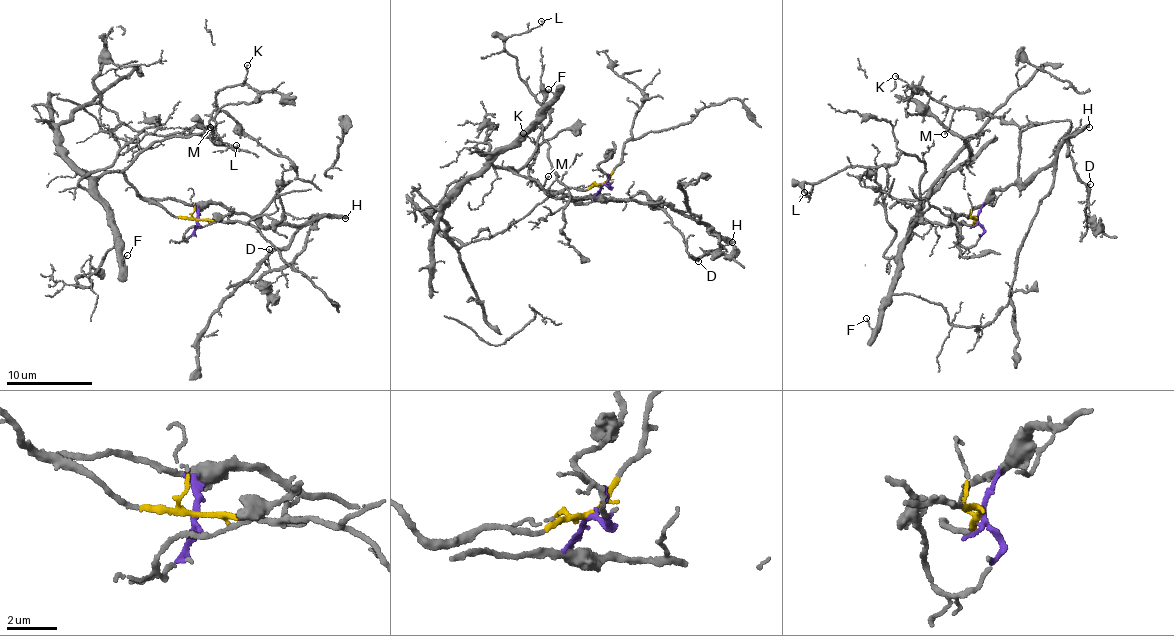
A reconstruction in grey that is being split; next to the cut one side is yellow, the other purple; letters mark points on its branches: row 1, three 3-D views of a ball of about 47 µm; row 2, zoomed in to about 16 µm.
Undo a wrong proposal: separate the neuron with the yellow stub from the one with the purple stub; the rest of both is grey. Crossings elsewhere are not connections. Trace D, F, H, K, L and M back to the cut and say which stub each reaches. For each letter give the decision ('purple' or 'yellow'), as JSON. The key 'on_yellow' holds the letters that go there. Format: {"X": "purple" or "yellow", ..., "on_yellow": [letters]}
{"D": "purple", "F": "yellow", "H": "purple", "K": "purple", "L": "yellow", "M": "purple", "on_yellow": ["F", "L"]}

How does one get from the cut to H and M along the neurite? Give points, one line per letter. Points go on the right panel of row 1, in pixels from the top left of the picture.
H: (977, 220), (991, 192), (1018, 181), (1023, 186), (1029, 183), (1056, 158), (1064, 141), (1089, 127)
M: (977, 220), (991, 192), (1018, 181), (1017, 126), (1003, 116), (957, 109), (944, 134)

